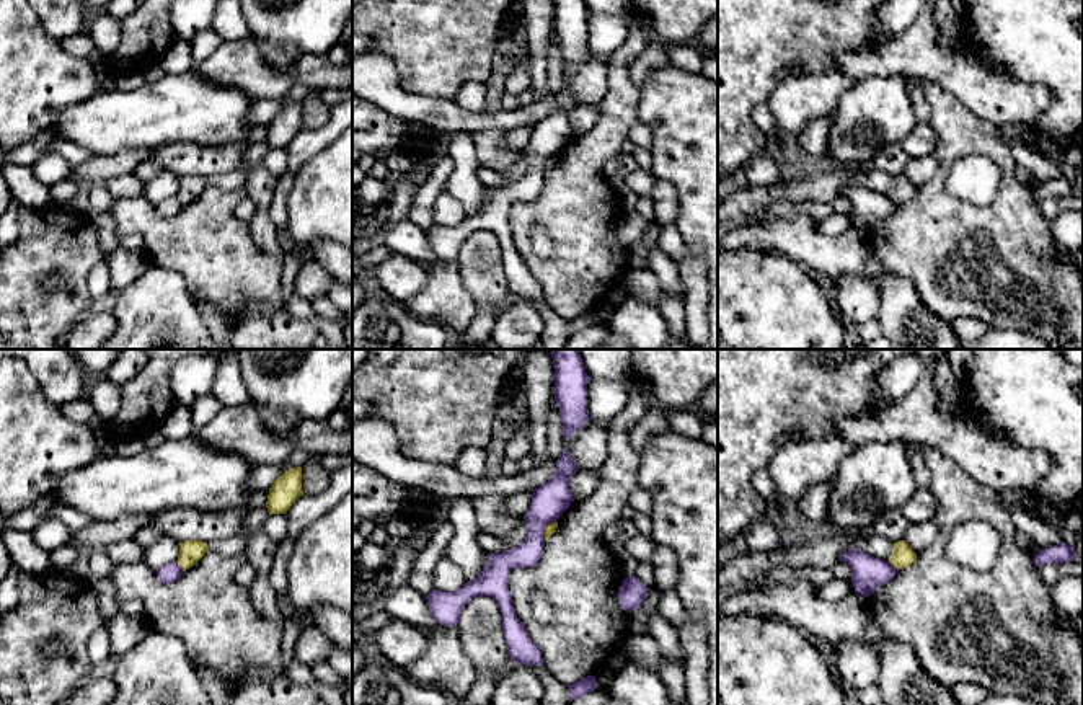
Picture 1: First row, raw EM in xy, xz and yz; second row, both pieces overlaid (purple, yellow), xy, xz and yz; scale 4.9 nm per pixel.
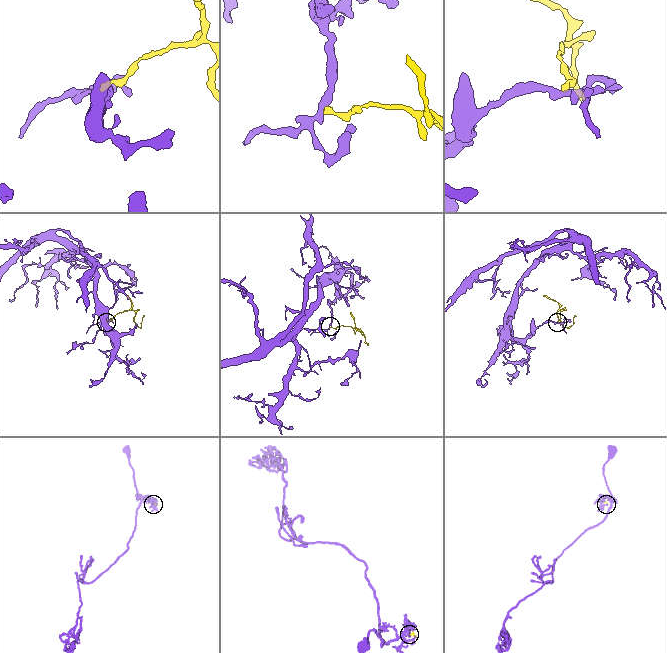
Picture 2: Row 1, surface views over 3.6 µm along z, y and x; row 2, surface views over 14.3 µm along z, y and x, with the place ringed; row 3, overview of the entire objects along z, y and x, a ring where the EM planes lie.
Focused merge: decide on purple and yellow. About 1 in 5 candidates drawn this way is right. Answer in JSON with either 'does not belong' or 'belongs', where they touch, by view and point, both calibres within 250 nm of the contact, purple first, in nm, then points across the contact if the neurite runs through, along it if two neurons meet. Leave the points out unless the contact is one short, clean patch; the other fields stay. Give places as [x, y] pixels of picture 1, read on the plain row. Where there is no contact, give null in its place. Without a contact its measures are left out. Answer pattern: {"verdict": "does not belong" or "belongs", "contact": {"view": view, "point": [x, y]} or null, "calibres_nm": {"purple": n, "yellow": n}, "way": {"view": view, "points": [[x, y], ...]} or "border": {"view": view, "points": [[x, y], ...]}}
{"verdict": "does not belong", "contact": {"view": "yz", "point": [892, 201]}, "calibres_nm": {"purple": 170, "yellow": 110}, "border": {"view": "yz", "points": [[888, 196], [899, 204]]}}

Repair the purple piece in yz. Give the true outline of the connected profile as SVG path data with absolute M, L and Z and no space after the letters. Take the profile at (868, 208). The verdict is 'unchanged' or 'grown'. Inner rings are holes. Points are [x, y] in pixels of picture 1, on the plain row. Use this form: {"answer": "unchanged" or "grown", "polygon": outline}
{"answer": "unchanged", "polygon": "M850 183L838 191L850 201L850 212L855 217L855 227L868 232L881 220L887 219L900 204L889 196L874 193L858 183Z"}

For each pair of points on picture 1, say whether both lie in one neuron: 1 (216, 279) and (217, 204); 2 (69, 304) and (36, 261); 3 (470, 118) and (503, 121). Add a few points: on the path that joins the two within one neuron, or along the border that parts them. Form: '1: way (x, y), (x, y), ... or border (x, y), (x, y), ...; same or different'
1: way (216, 261), (212, 222); same
2: way (54, 304), (49, 304), (35, 289), (35, 276); same
3: way (478, 121), (495, 121); same

